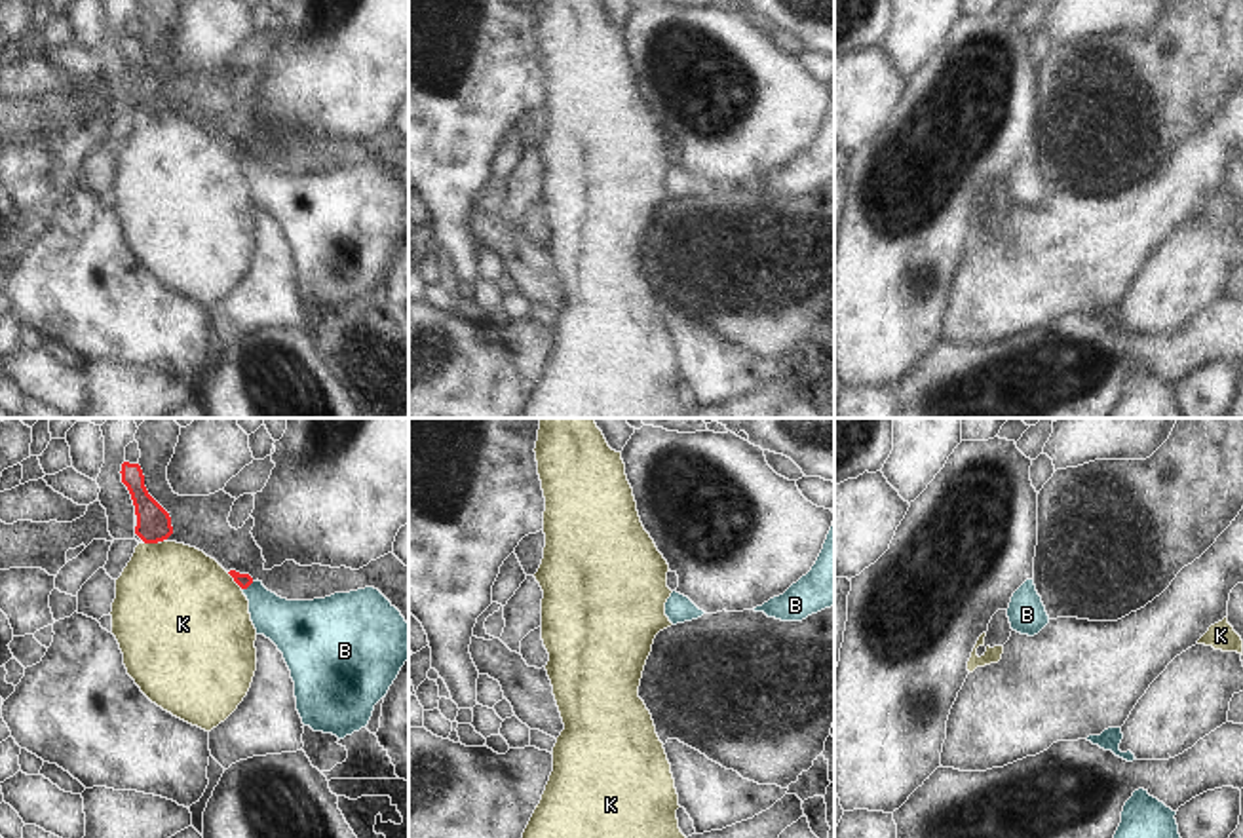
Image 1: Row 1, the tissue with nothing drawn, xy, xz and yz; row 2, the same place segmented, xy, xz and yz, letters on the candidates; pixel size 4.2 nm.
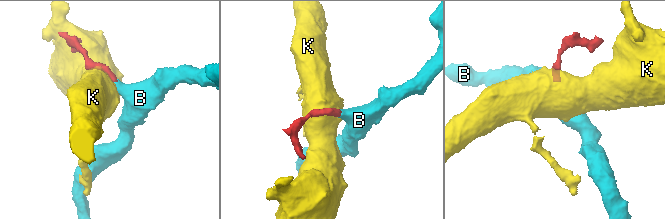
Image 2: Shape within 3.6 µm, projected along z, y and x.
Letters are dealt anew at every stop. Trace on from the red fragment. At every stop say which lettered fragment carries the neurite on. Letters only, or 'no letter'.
B

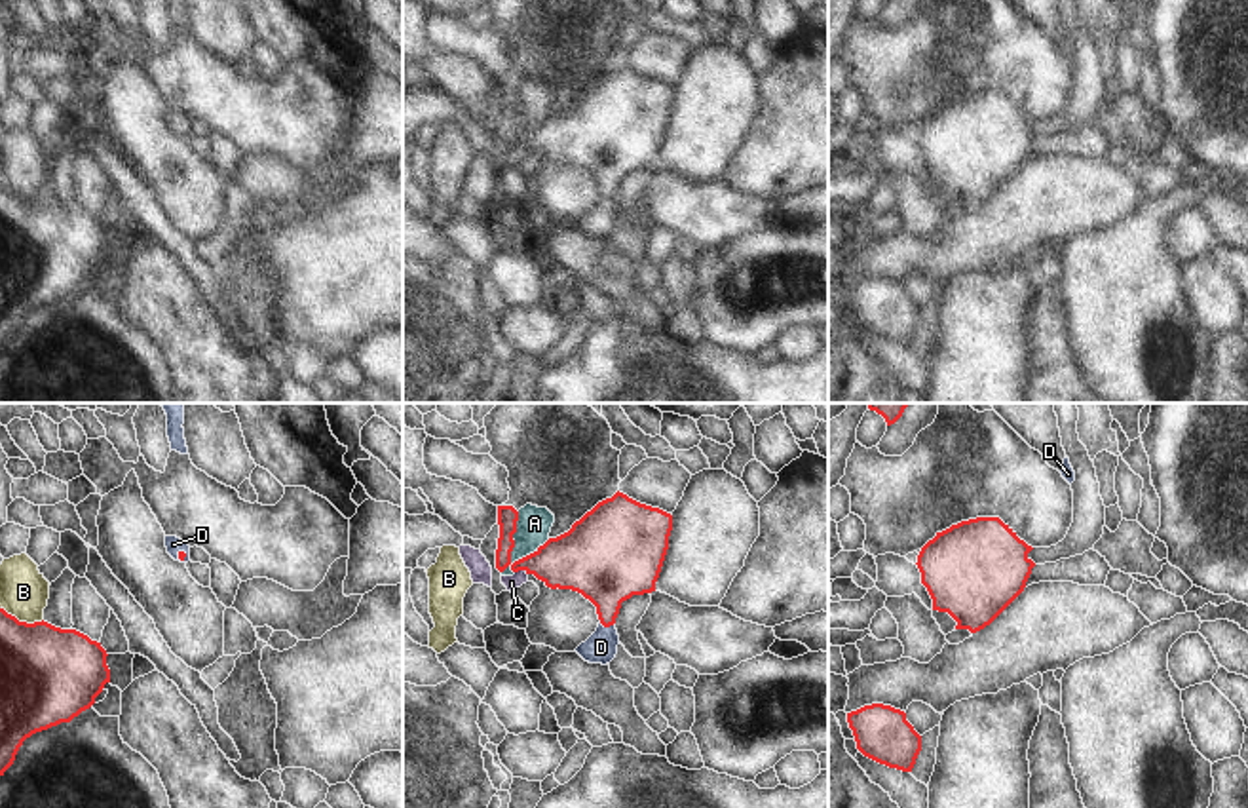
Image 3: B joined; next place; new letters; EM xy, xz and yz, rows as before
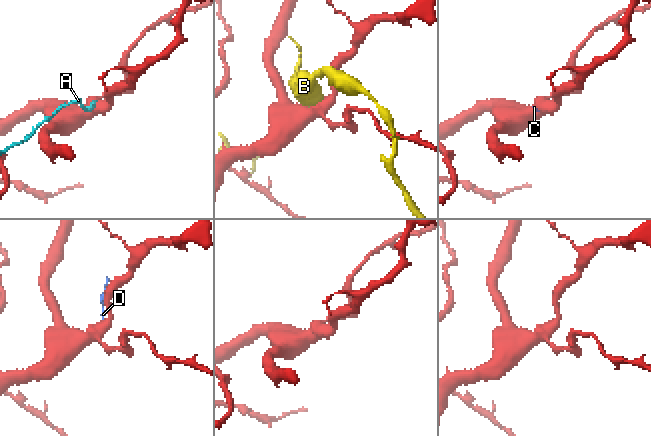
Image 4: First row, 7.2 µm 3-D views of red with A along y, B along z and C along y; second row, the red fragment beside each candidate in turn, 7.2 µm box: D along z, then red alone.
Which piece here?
D

